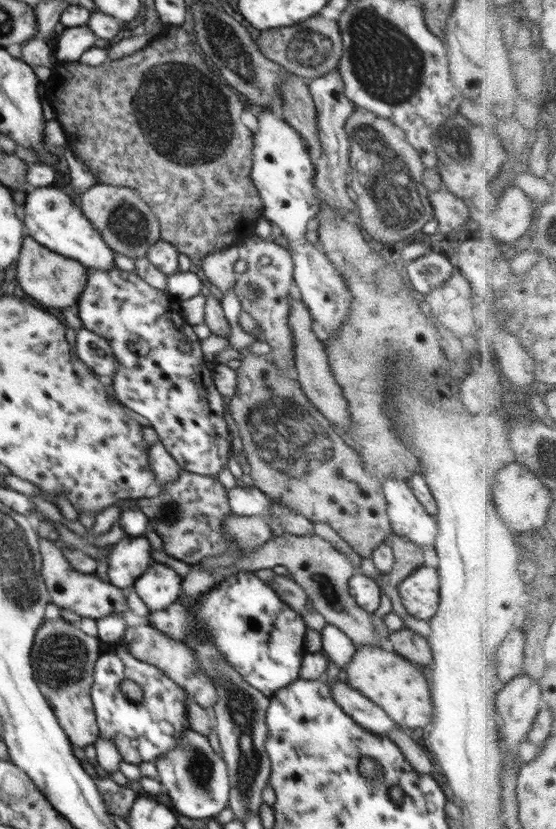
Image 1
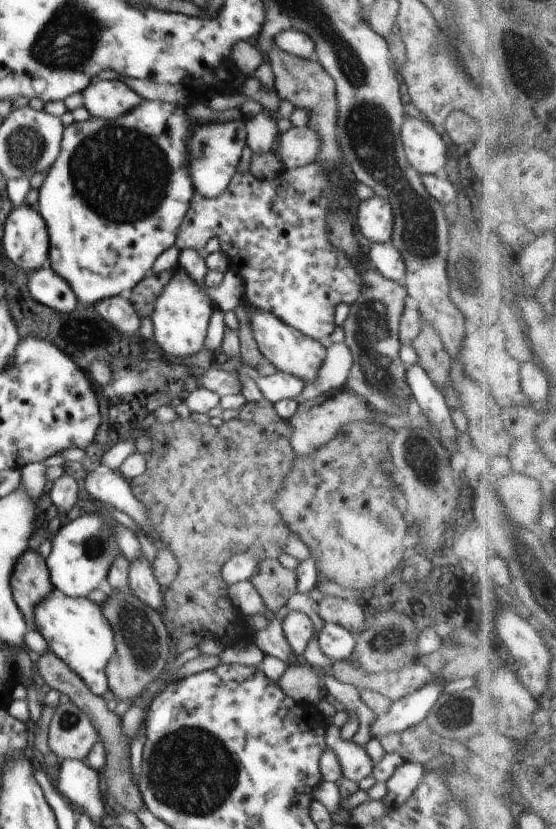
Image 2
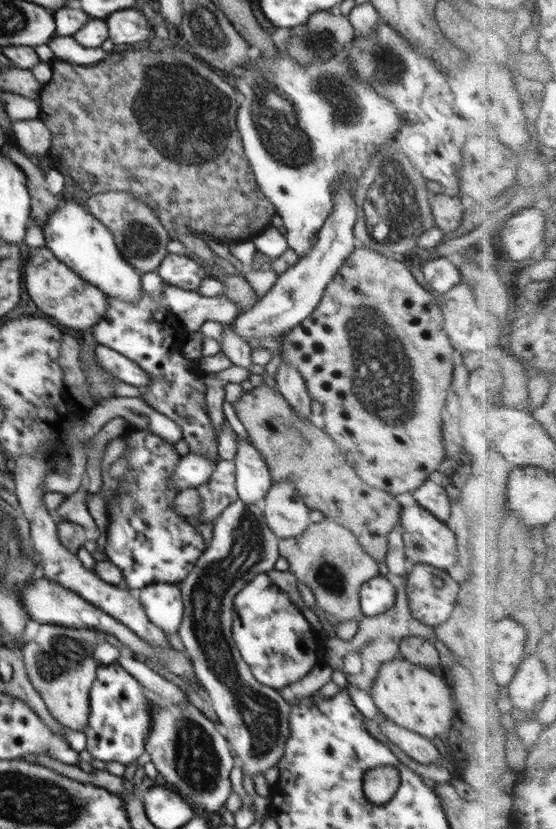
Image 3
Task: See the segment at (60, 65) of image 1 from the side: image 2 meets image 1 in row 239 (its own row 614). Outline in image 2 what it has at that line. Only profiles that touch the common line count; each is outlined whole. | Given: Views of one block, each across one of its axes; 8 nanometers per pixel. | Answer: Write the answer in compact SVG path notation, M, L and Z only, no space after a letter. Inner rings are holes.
M262 398L258 402L246 403L237 418L219 427L200 424L191 418L177 418L167 423L155 421L144 434L152 438L152 450L145 454L146 472L131 479L129 485L132 494L144 504L160 540L180 564L177 577L164 595L161 616L170 638L179 639L194 632L228 646L252 636L246 615L230 600L229 586L224 582L221 570L236 553L251 553L258 560L277 559L284 553L291 533L274 502L284 480L291 475L298 456L290 444L292 424L276 414L273 402Z

